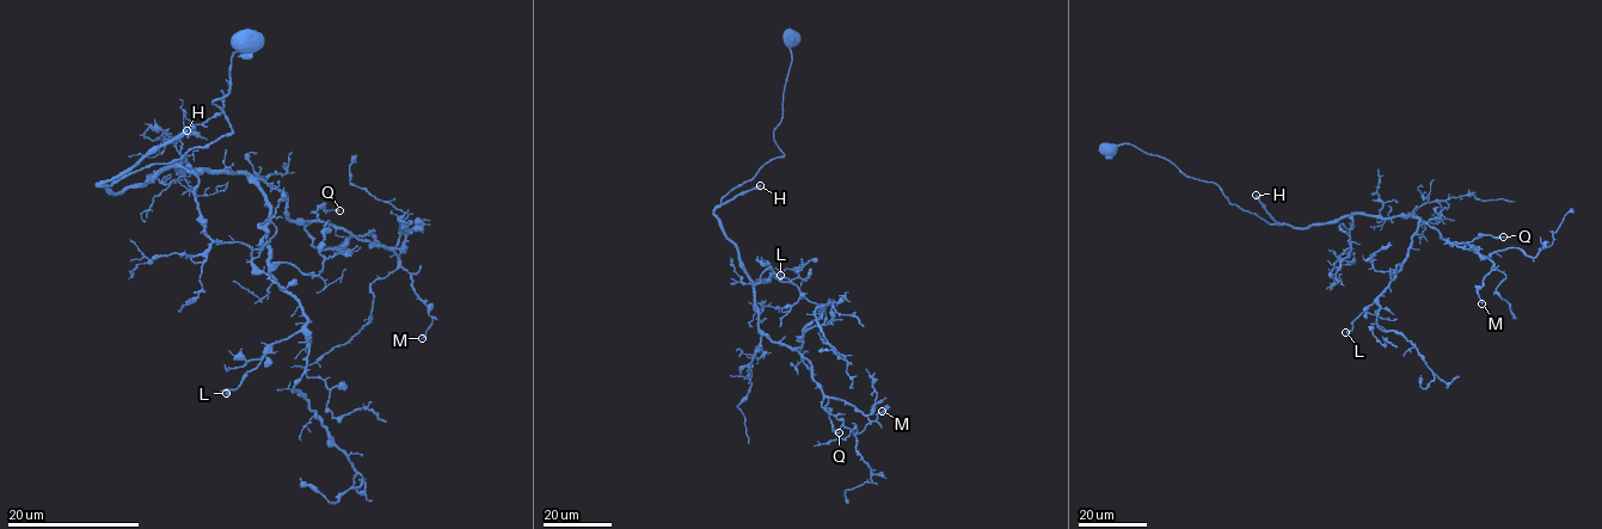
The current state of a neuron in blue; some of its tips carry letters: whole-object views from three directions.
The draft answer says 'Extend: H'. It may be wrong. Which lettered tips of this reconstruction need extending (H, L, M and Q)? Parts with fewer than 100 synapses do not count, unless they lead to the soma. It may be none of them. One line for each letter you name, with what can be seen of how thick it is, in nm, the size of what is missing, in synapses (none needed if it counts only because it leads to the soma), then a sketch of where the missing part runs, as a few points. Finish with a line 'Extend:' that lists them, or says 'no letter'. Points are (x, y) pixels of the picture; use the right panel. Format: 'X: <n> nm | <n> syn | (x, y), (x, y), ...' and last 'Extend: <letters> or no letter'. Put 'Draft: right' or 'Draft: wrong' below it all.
H: 400 nm | 160 syn | (1256, 195), (1251, 137), (1291, 162), (1313, 210), (1357, 205), (1424, 157), (1437, 165)
Extend: H
Draft: right

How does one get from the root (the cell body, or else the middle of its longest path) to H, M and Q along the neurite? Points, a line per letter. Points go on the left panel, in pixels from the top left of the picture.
H: (246, 41), (238, 45), (247, 30), (231, 57), (229, 92), (213, 102), (233, 131), (108, 183), (186, 130)
M: (246, 41), (213, 102), (229, 135), (98, 184), (262, 178), (292, 220), (397, 257), (422, 338)
Q: (246, 41), (213, 102), (229, 135), (98, 184), (227, 170), (272, 184), (292, 220), (339, 210)

